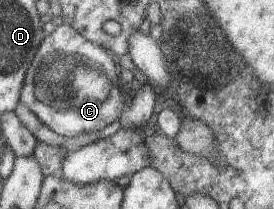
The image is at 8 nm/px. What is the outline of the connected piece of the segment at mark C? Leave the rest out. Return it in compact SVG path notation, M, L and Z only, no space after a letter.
M58 26L43 43L23 89L23 102L64 137L100 132L120 119L125 92L116 73L117 59L105 47L88 41L74 26Z

